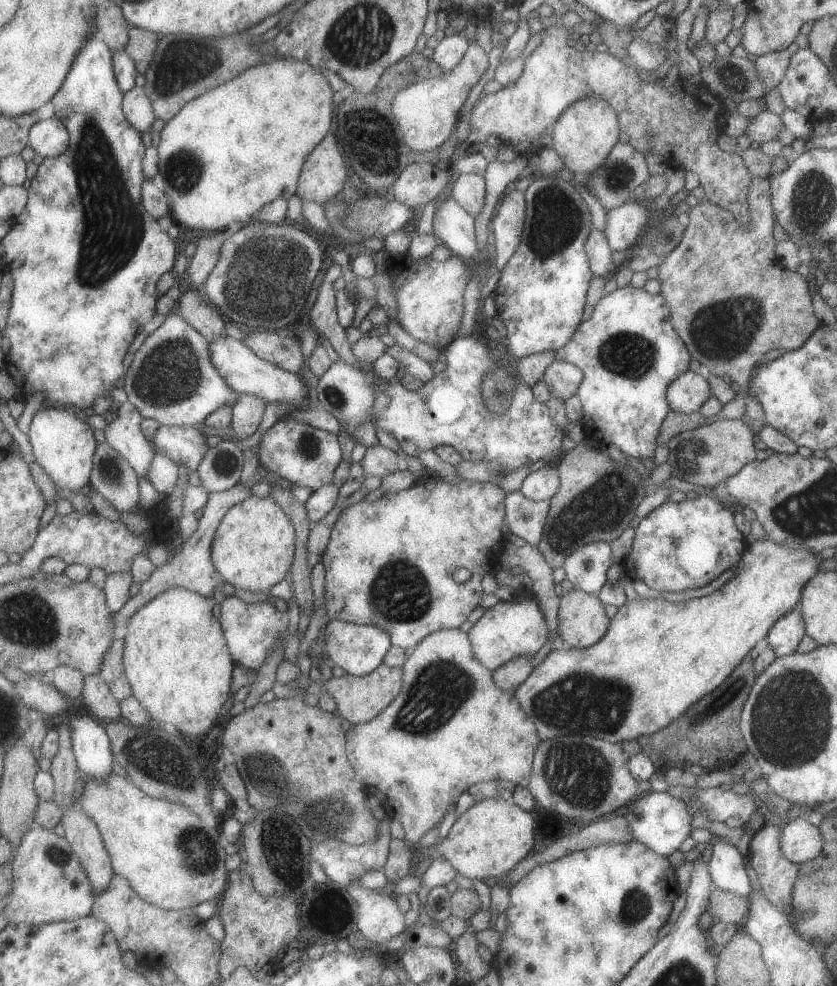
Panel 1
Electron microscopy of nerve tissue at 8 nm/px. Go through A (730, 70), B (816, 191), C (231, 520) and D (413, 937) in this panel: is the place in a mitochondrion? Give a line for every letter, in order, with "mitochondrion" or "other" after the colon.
A: other
B: mitochondrion
C: other
D: other

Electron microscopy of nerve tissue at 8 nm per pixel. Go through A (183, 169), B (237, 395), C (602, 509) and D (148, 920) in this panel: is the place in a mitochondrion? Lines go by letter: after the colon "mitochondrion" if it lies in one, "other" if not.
A: mitochondrion
B: other
C: mitochondrion
D: other

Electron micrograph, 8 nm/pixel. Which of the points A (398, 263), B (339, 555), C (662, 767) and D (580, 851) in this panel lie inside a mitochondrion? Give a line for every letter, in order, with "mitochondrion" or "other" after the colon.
A: other
B: other
C: other
D: other

